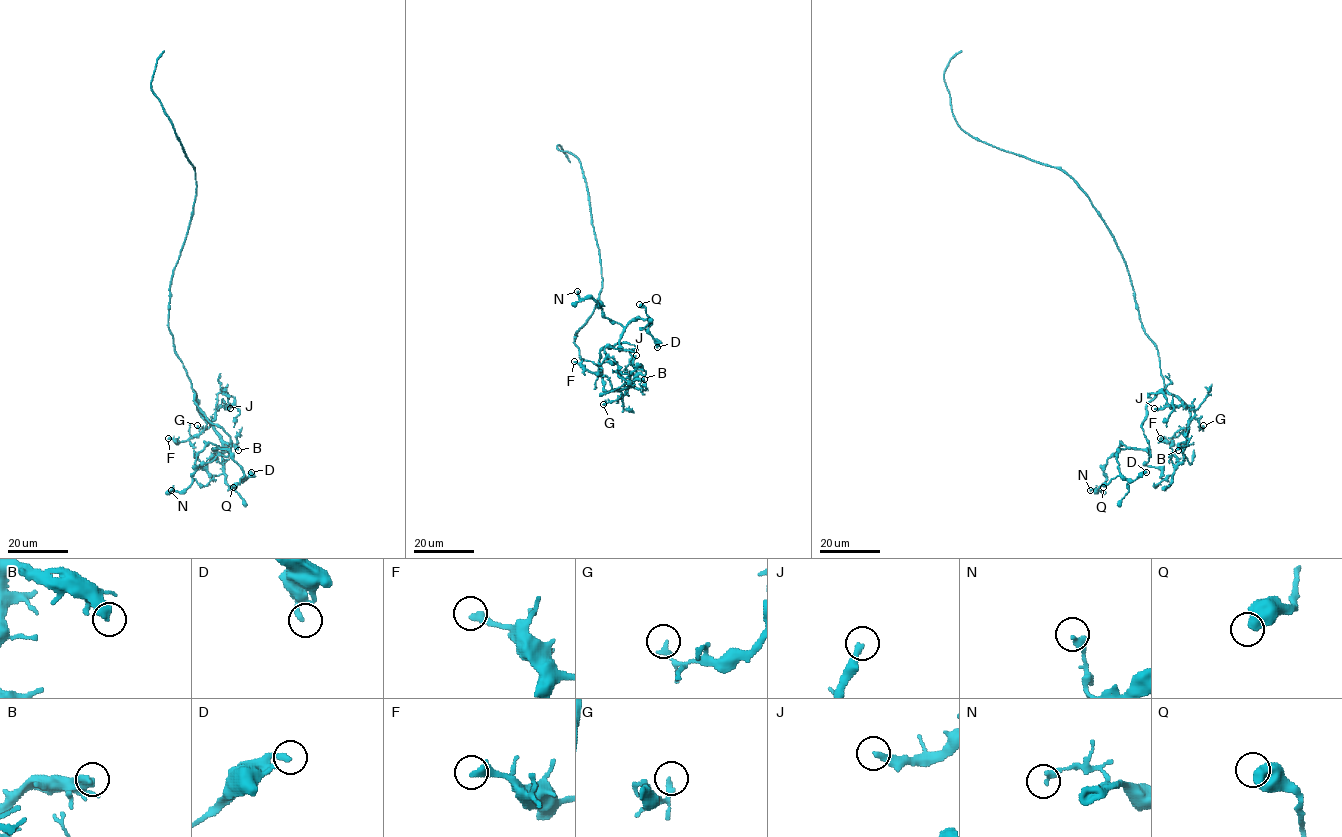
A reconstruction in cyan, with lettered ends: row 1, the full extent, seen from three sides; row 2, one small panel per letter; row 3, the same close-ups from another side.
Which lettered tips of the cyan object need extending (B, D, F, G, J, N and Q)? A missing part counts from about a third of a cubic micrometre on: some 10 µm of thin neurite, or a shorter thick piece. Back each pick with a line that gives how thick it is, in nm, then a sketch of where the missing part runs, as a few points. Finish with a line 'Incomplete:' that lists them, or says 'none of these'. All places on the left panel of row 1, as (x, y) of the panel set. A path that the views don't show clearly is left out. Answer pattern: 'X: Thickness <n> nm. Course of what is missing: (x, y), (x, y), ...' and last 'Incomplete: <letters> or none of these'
B: Thickness 440 nm
F: Thickness 320 nm
J: Thickness 280 nm
Incomplete: B, F, J

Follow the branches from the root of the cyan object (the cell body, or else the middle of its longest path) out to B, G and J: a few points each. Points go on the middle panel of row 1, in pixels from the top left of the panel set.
B: (577, 331), (574, 342), (580, 356), (599, 367), (606, 391), (627, 388), (636, 379), (644, 379)
G: (577, 331), (574, 342), (580, 357), (599, 367), (605, 390), (621, 393), (617, 400), (603, 404)
J: (577, 331), (574, 342), (580, 357), (599, 367), (608, 391), (626, 391), (635, 376), (636, 355)

